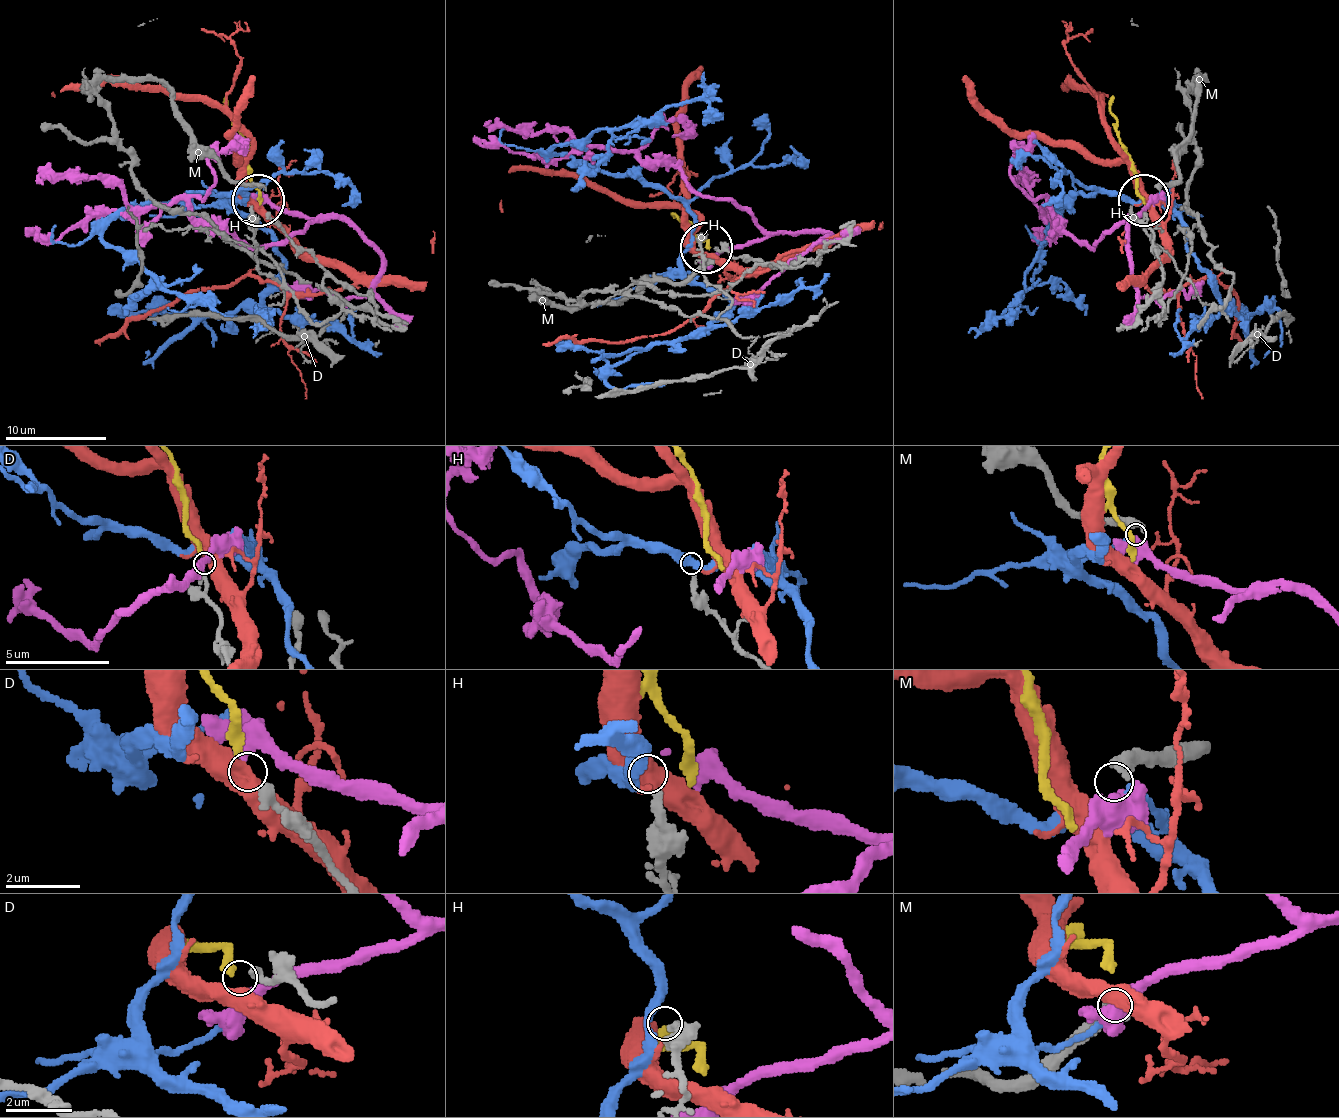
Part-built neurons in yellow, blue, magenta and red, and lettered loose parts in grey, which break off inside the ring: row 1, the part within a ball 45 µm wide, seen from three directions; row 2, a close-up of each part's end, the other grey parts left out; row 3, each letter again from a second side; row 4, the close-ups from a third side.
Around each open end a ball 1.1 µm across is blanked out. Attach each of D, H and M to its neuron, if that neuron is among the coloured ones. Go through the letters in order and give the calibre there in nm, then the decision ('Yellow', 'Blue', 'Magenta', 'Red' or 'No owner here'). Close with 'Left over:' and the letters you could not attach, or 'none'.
D: Thickness 320 nm. Yellow
H: Thickness 240 nm. No owner here
M: Thickness 360 nm. Magenta
Left over: H

